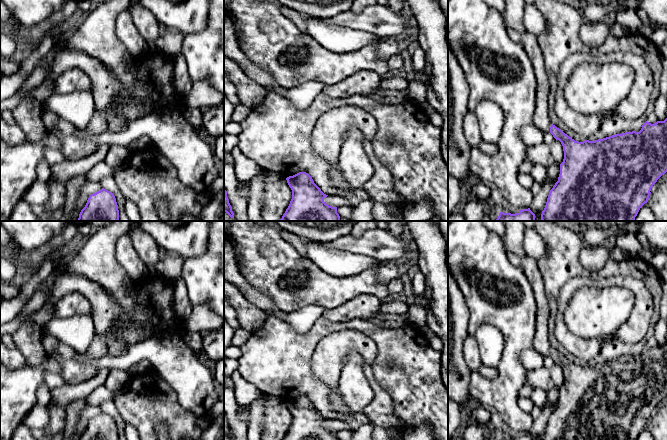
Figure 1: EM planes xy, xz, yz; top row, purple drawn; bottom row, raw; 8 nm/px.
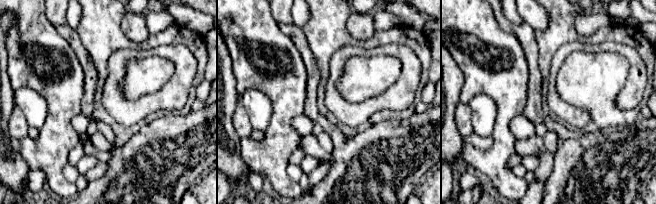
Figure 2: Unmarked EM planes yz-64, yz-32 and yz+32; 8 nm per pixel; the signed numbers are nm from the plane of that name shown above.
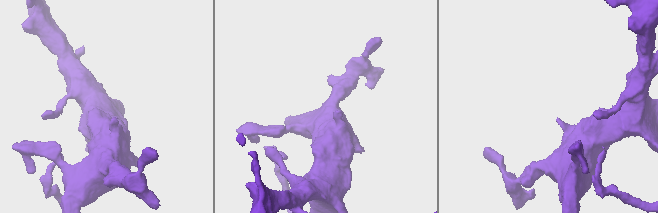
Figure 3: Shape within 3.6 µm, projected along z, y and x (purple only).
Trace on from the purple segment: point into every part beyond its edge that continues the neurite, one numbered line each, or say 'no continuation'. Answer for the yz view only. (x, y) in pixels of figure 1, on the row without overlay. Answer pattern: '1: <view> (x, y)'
1: yz (529, 266)

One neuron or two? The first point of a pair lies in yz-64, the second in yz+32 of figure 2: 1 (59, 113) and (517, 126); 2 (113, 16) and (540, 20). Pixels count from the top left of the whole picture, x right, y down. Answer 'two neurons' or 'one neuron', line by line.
1: two neurons
2: two neurons

